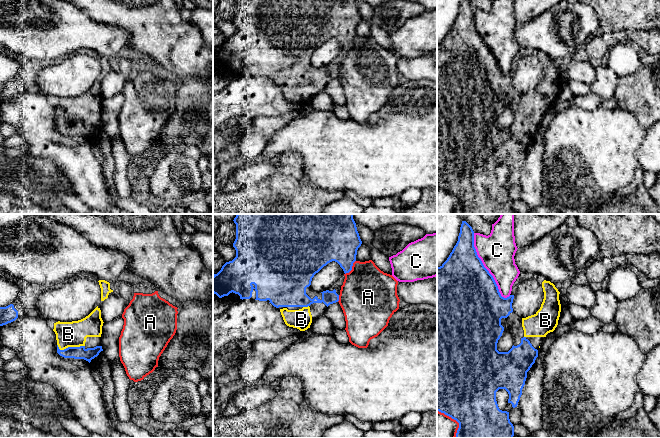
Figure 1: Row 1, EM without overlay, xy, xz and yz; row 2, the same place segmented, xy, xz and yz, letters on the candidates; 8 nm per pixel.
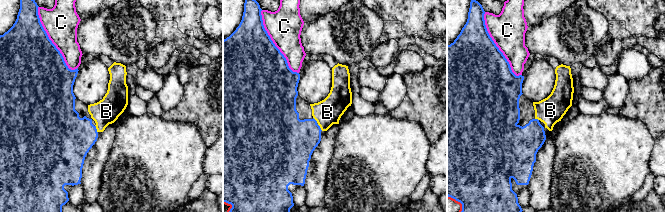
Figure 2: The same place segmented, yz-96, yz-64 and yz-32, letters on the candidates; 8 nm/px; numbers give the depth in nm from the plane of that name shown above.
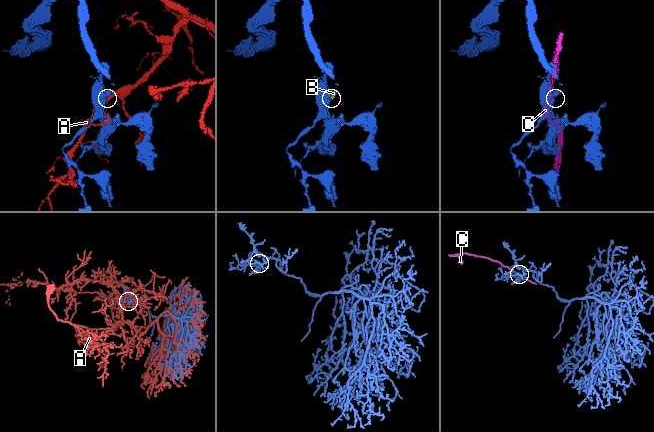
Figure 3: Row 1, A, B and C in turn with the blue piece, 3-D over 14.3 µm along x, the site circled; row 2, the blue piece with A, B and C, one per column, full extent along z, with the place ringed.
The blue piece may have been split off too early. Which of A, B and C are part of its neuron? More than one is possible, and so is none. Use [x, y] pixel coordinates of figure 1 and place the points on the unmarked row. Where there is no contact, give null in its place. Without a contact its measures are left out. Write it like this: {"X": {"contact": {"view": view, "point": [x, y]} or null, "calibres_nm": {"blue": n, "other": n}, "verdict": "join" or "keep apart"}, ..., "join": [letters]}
{"A": {"contact": {"view": "xz", "point": [351, 44]}, "calibres_nm": {"blue": 300, "other": 440}, "verdict": "keep apart"}, "B": {"contact": {"view": "xy", "point": [70, 123]}, "calibres_nm": {"blue": 100, "other": 200}, "verdict": "join"}, "C": {"contact": {"view": "yz", "point": [485, 44]}, "calibres_nm": {"blue": 500, "other": 280}, "verdict": "keep apart"}, "join": ["B"]}

